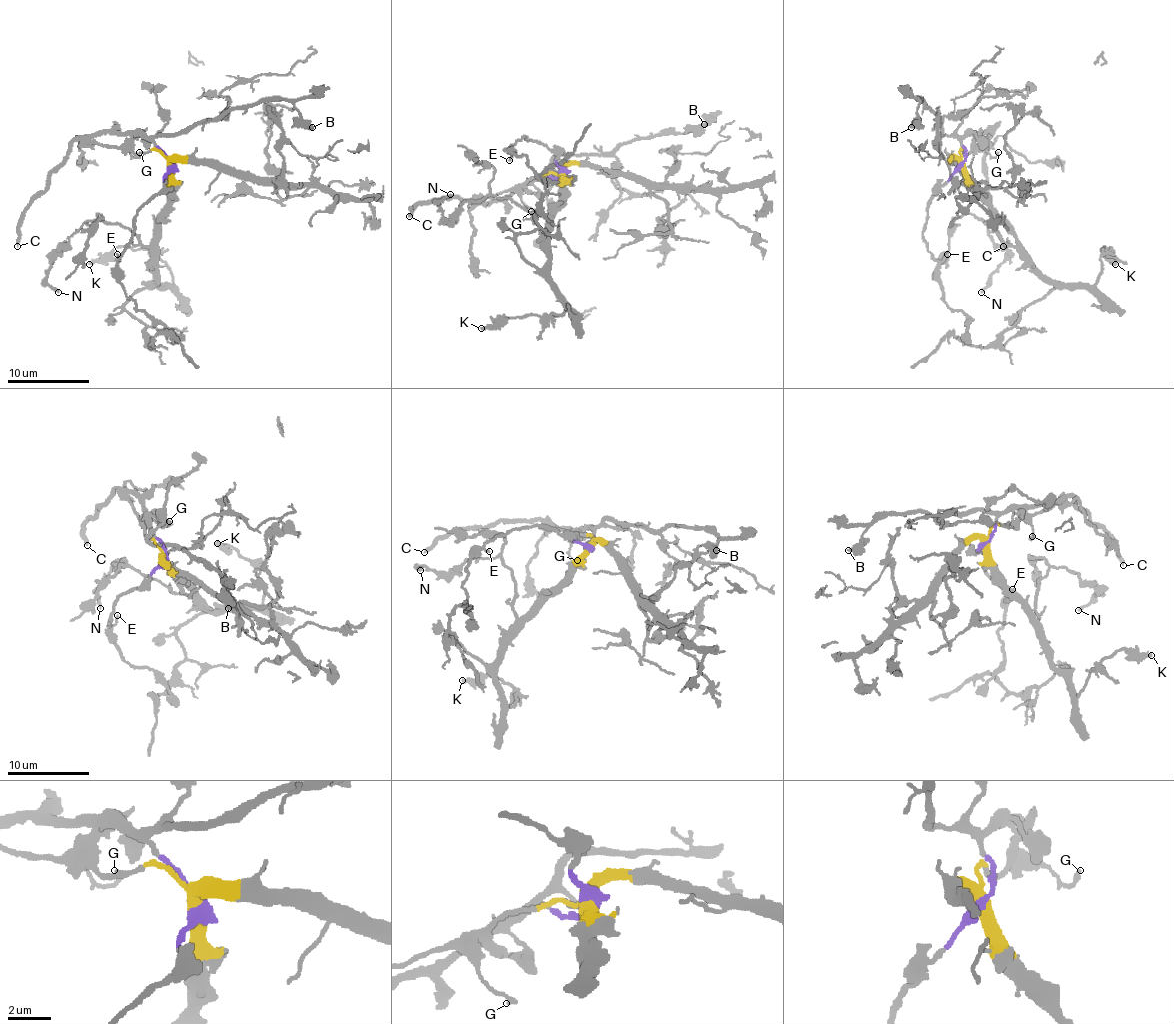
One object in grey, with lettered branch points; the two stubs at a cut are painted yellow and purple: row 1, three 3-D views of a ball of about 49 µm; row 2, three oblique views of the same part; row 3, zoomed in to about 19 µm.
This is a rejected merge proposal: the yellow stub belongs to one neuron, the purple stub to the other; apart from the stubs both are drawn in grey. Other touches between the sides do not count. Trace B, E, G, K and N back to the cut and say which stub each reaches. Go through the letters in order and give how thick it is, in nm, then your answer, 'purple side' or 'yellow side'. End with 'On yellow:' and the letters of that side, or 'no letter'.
B: calibre 460 nm; purple side
E: calibre 170 nm; purple side
G: calibre 200 nm; yellow side
K: calibre 260 nm; yellow side
N: calibre 200 nm; yellow side
On yellow: G, K, N

